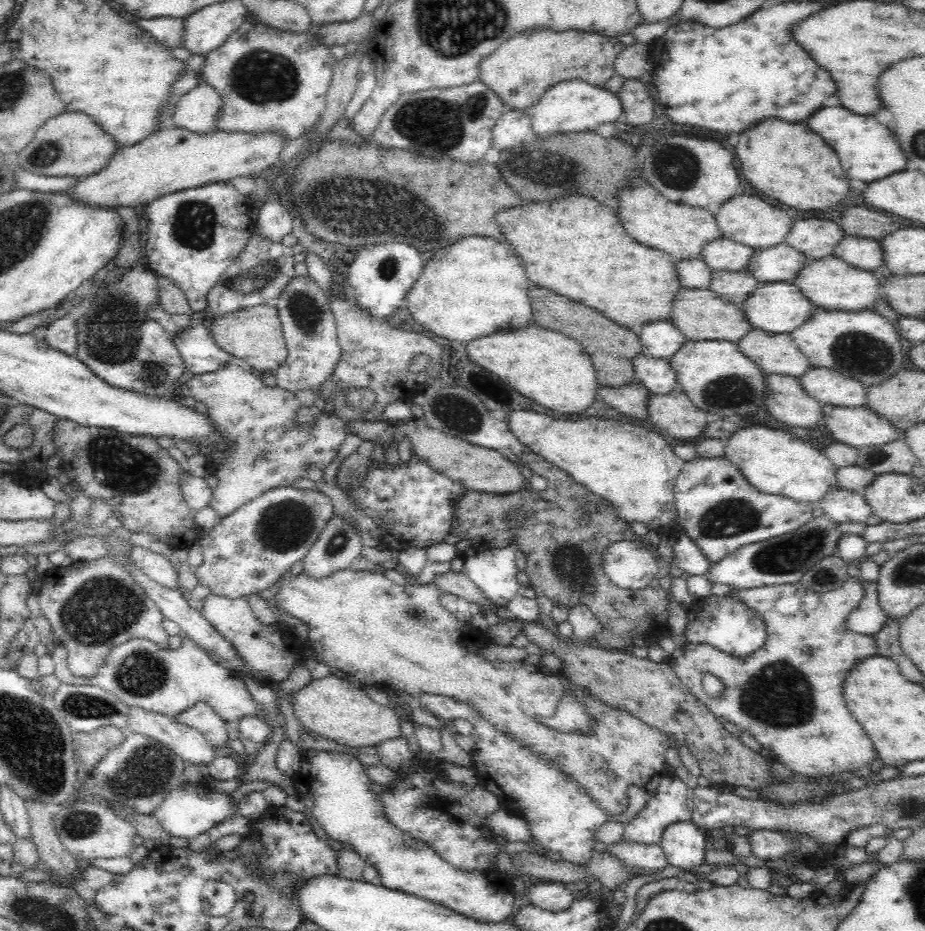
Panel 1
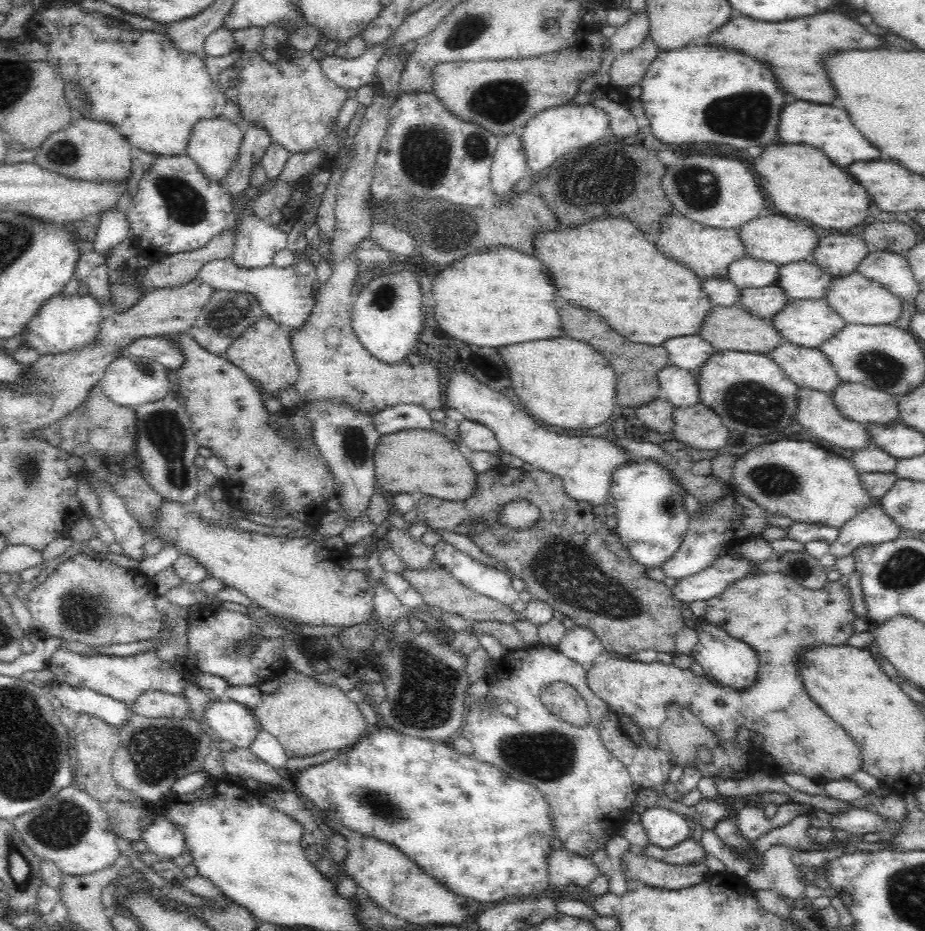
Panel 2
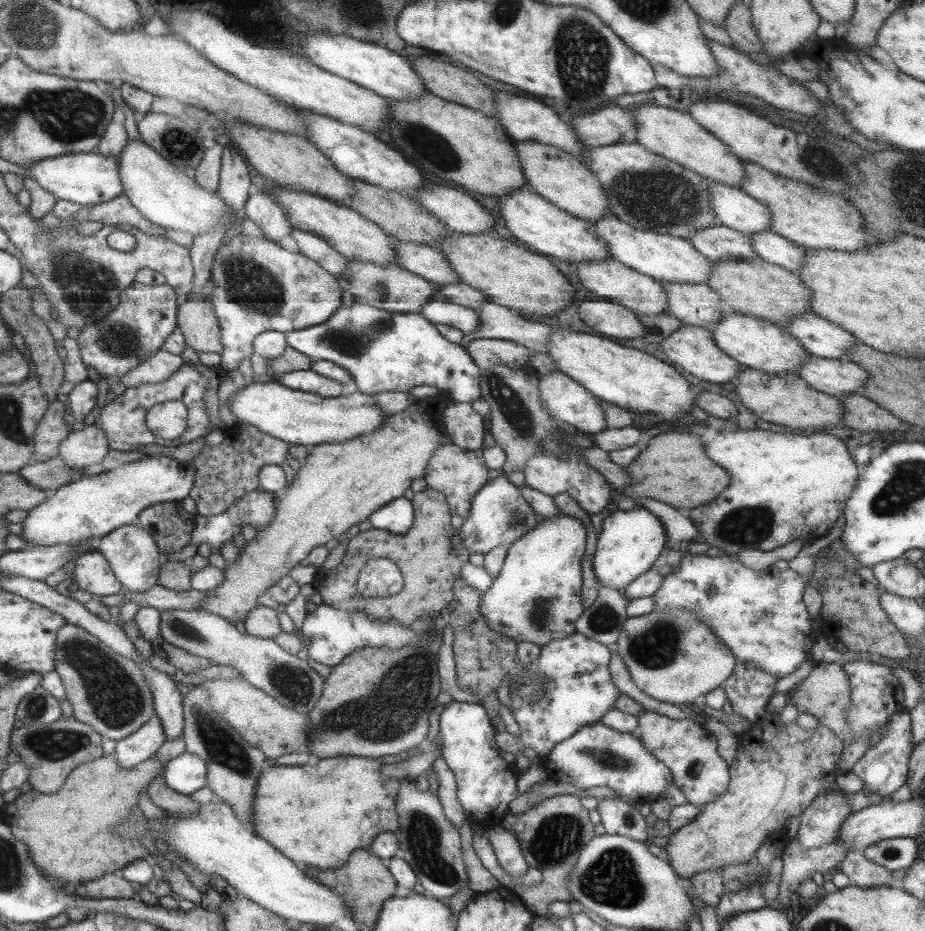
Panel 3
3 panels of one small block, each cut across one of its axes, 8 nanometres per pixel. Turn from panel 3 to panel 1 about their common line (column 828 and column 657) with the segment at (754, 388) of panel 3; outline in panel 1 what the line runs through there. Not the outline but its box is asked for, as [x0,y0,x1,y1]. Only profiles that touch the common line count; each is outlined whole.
[647,390,709,438]

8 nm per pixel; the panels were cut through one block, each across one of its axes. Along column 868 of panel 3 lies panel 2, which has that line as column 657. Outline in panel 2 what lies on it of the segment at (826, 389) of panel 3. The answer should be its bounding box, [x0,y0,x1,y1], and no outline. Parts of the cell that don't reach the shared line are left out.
[657,365,700,407]

